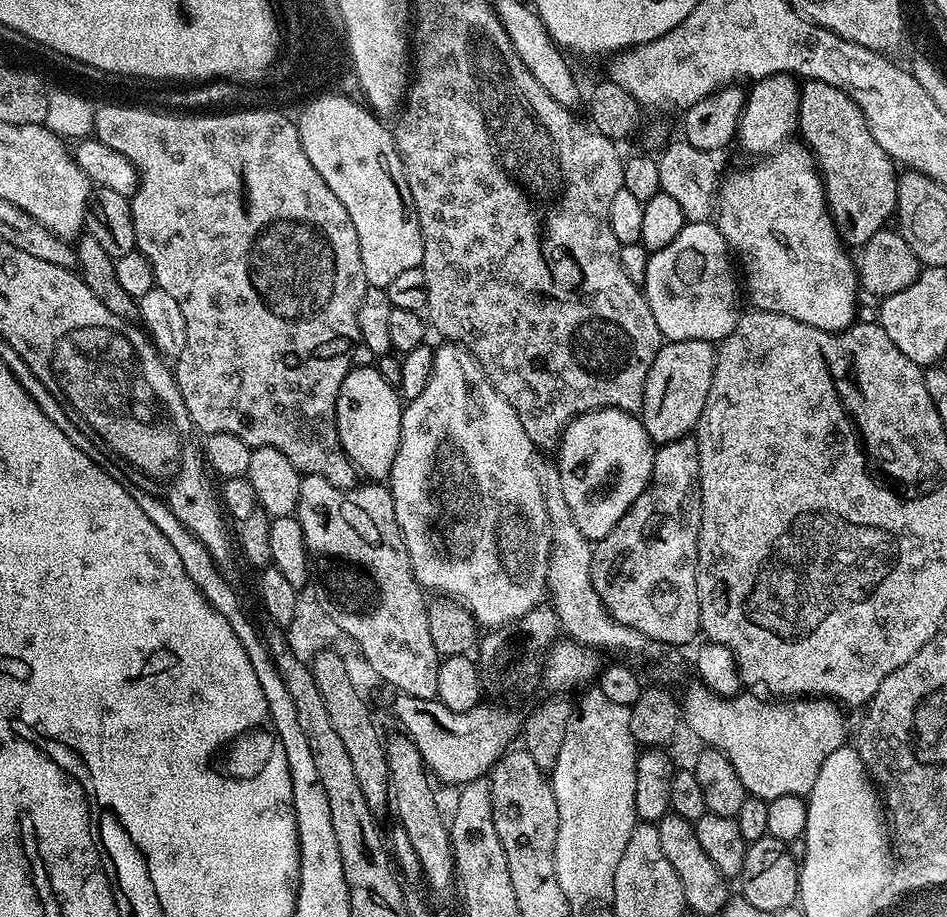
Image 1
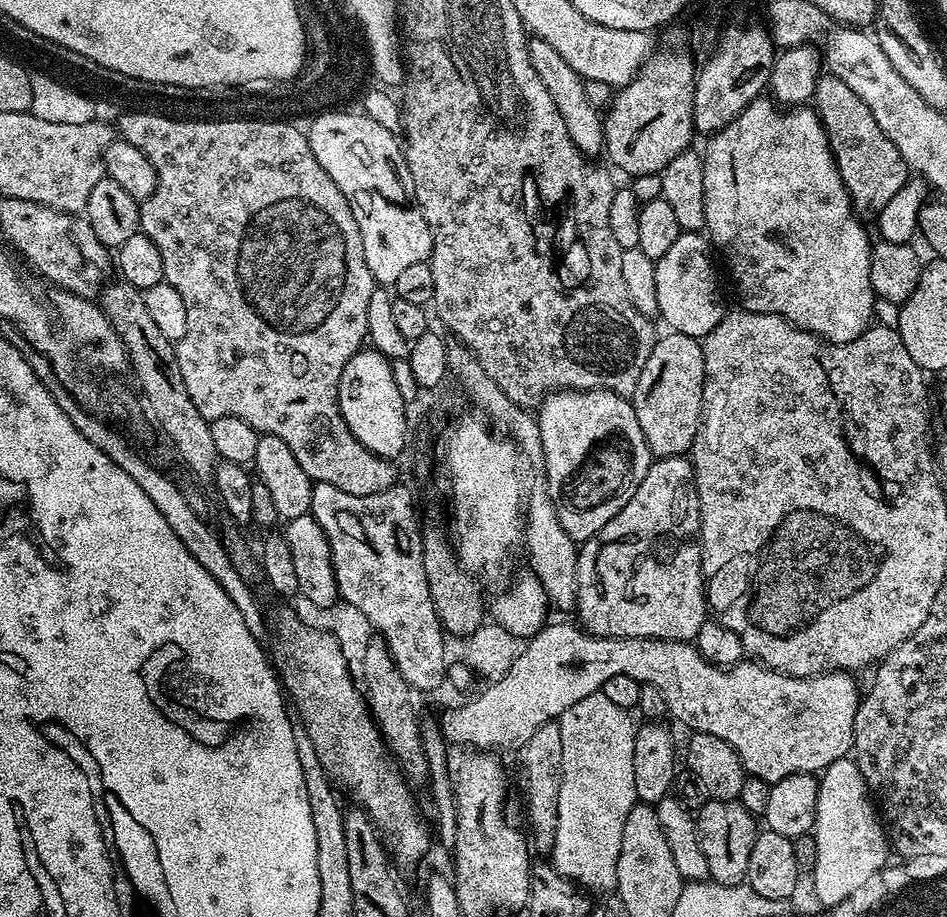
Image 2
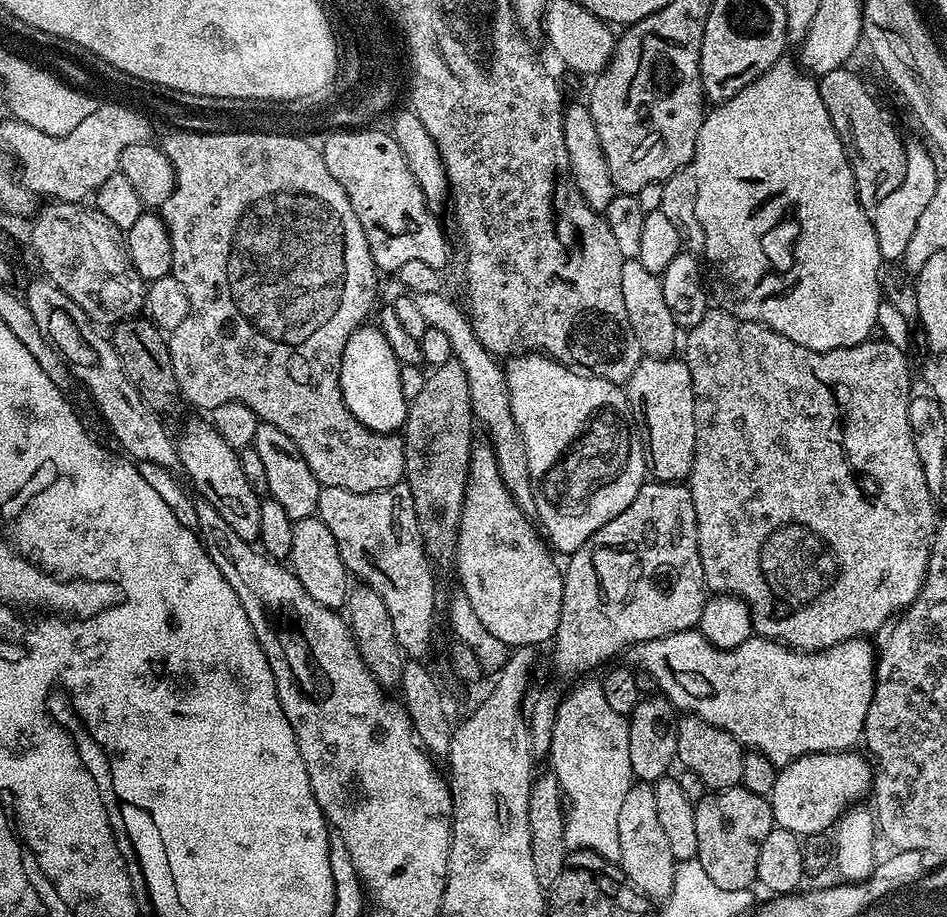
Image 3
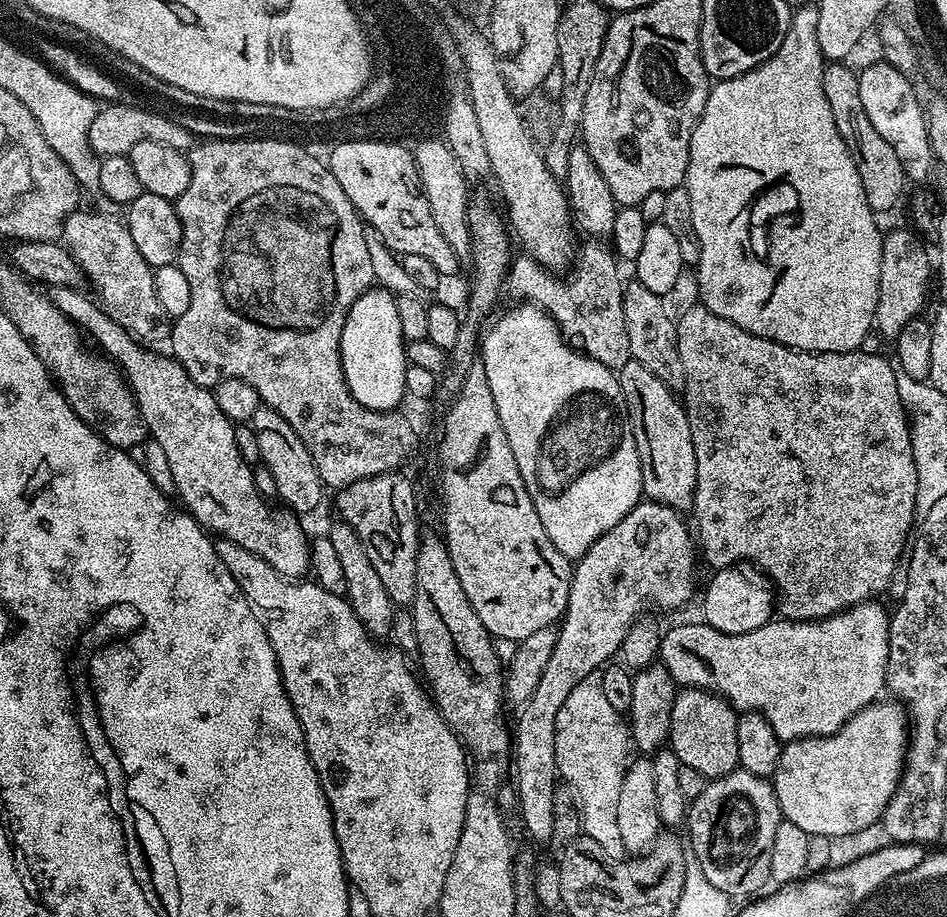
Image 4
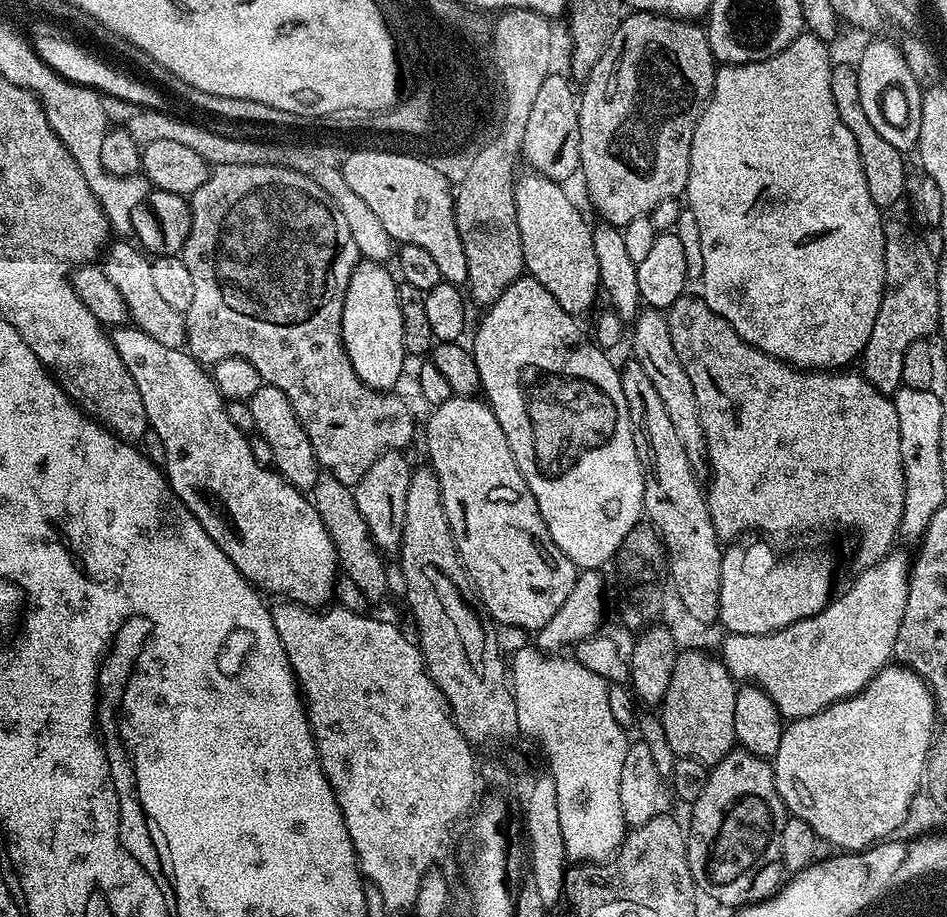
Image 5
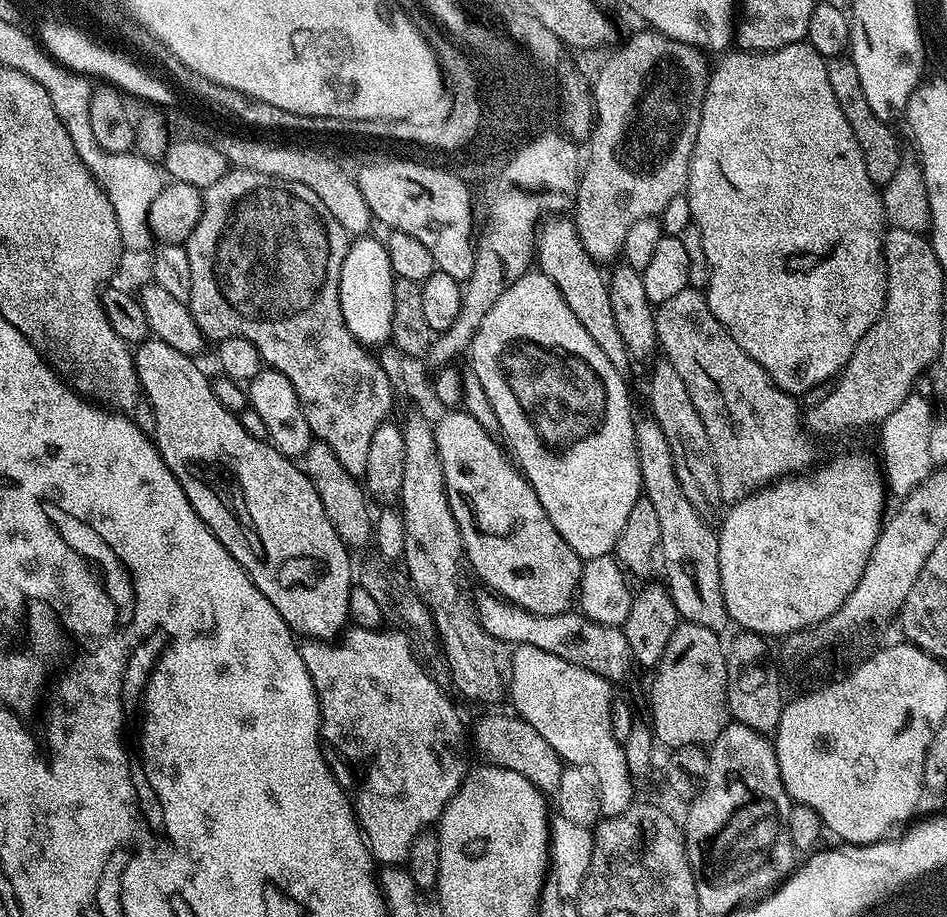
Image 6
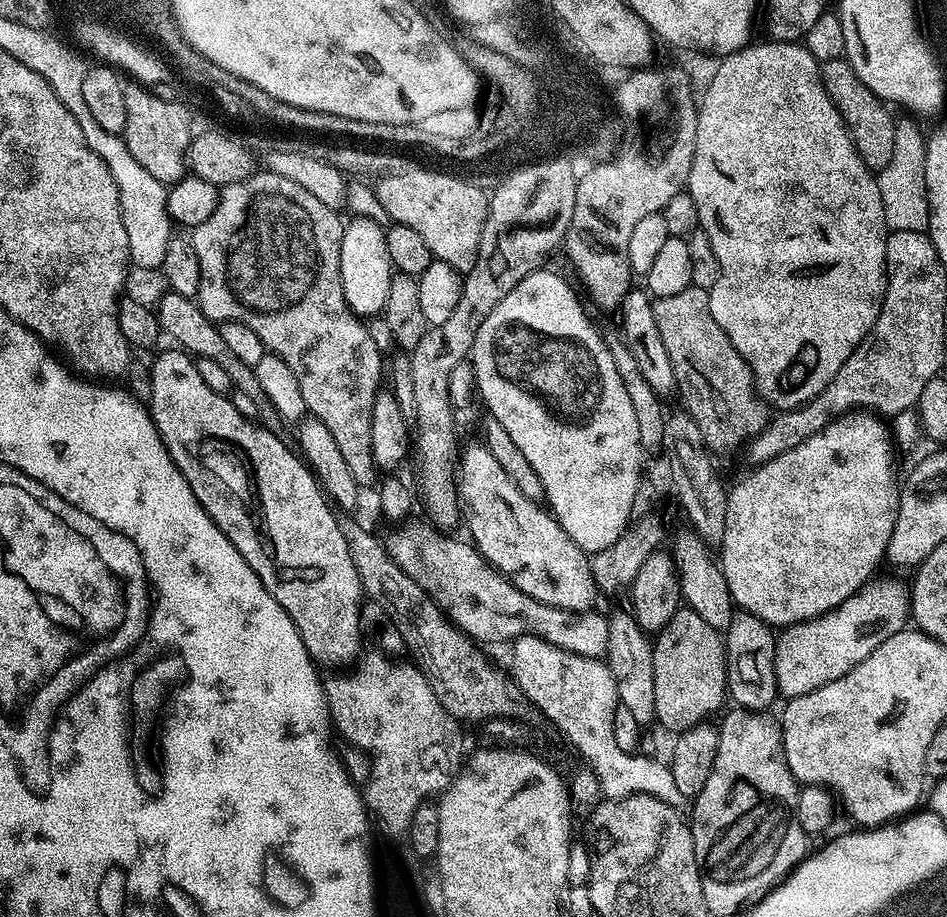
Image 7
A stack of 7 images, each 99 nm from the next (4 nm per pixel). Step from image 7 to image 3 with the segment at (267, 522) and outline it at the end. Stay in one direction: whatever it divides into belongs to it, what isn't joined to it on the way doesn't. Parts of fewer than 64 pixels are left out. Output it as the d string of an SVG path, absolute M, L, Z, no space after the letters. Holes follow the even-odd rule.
M207 419L192 420L188 424L188 437L179 441L180 468L188 471L192 479L191 487L197 488L199 499L210 502L226 523L238 534L238 538L249 542L255 541L259 534L259 508L261 497L256 496L250 488L246 477L242 474L242 466L239 464L239 451L232 448L218 434Z

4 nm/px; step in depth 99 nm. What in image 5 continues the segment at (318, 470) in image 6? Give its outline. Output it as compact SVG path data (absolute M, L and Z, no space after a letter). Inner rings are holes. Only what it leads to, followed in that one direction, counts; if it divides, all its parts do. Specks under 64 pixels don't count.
M322 474L310 490L310 499L326 526L326 534L330 534L330 542L334 542L339 571L358 585L358 590L366 594L368 601L376 602L383 596L387 597L389 591L386 560L380 549L376 547L366 524L366 518L362 518L358 510L355 491L349 485L338 482L338 478Z

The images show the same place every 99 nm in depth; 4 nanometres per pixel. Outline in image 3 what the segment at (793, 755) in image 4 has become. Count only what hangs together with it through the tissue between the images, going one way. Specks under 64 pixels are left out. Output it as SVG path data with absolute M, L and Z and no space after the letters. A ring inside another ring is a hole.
M849 750L846 752L819 752L818 754L810 754L809 756L800 756L797 760L791 760L790 763L783 765L776 773L776 781L774 782L773 790L770 795L770 803L772 806L772 818L777 828L785 828L790 830L798 837L806 837L819 832L827 833L829 829L835 825L836 821L848 811L849 808L853 807L854 802L859 796L867 797L872 787L872 766L871 763L863 755L859 756L859 751Z

